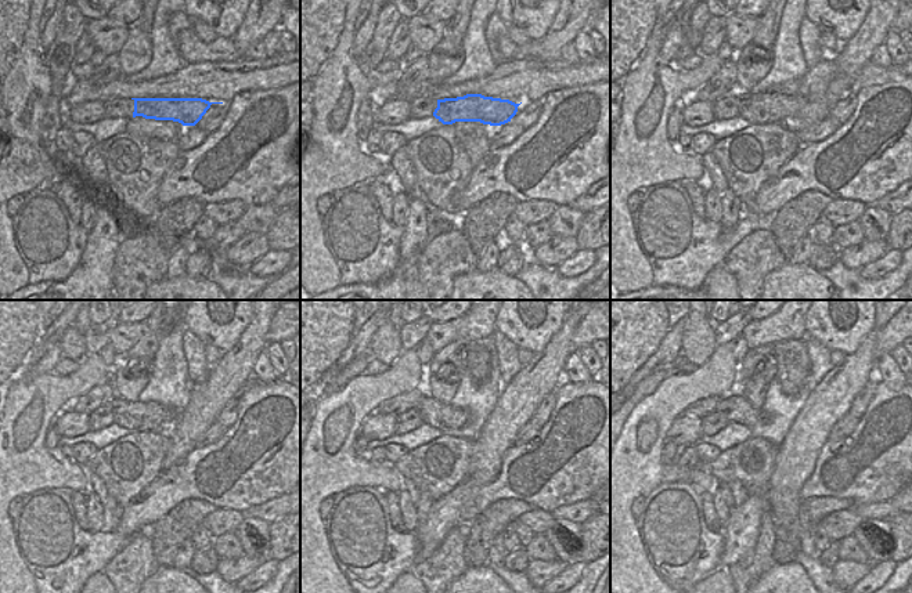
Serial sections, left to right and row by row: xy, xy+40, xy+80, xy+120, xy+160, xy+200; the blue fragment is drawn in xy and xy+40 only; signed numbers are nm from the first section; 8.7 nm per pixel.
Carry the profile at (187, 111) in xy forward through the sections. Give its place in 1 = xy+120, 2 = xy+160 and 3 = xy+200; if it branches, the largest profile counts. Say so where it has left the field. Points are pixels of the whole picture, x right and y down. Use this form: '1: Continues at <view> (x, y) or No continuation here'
1: Continues at xy+120 (136, 416)
2: Continues at xy+160 (444, 416)
3: Continues at xy+200 (735, 407).

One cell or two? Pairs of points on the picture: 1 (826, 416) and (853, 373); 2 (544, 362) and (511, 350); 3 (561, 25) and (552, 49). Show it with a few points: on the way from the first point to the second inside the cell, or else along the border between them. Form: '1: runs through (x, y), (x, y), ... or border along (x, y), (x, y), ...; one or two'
1: runs through (826, 405), (842, 384); one
2: border along (522, 365), (504, 386); two
3: runs through (561, 31), (552, 43); one

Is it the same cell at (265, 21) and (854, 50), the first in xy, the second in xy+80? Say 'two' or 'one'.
one

